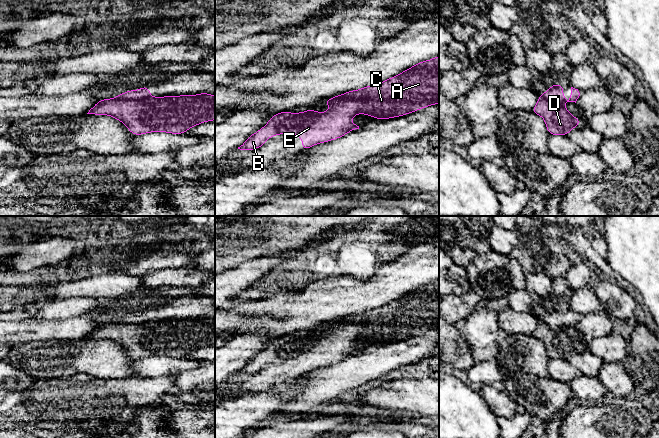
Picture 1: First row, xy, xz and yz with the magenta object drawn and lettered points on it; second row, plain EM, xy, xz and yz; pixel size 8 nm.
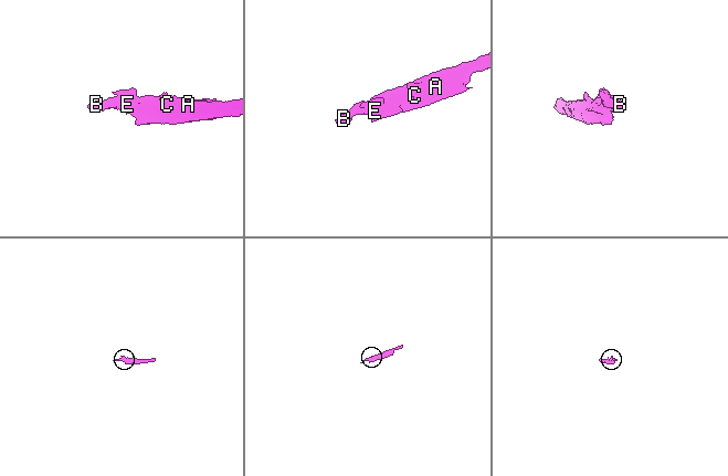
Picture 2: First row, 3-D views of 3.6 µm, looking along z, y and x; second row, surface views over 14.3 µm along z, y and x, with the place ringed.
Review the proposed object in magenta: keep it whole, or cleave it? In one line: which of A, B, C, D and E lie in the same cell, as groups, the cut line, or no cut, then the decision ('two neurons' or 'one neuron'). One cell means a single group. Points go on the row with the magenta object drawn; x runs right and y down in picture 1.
groups A C D / B E; cut xz (367, 102), (362, 98), (347, 98), (340, 100), (332, 108); two neurons

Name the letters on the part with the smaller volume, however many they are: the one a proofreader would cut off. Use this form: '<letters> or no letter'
B, E

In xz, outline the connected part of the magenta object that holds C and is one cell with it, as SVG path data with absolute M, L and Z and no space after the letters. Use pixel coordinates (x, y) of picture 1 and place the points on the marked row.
M439 56L417 63L384 82L327 99L325 105L333 108L342 100L355 98L363 98L367 102L360 108L359 114L369 115L377 120L403 116L427 106L436 105L439 103Z

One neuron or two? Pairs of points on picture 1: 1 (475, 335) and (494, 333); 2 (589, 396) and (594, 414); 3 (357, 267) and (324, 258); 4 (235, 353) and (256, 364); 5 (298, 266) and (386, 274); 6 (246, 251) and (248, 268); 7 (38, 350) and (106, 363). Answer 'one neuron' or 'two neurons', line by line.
1: one neuron
2: two neurons
3: one neuron
4: two neurons
5: two neurons
6: two neurons
7: one neuron

